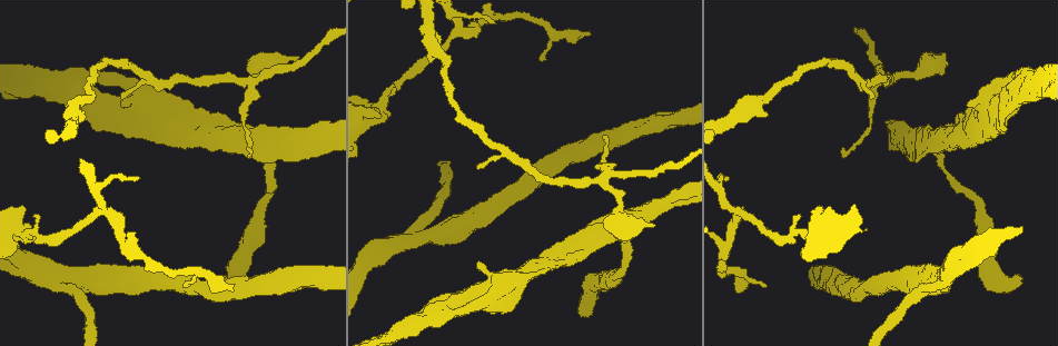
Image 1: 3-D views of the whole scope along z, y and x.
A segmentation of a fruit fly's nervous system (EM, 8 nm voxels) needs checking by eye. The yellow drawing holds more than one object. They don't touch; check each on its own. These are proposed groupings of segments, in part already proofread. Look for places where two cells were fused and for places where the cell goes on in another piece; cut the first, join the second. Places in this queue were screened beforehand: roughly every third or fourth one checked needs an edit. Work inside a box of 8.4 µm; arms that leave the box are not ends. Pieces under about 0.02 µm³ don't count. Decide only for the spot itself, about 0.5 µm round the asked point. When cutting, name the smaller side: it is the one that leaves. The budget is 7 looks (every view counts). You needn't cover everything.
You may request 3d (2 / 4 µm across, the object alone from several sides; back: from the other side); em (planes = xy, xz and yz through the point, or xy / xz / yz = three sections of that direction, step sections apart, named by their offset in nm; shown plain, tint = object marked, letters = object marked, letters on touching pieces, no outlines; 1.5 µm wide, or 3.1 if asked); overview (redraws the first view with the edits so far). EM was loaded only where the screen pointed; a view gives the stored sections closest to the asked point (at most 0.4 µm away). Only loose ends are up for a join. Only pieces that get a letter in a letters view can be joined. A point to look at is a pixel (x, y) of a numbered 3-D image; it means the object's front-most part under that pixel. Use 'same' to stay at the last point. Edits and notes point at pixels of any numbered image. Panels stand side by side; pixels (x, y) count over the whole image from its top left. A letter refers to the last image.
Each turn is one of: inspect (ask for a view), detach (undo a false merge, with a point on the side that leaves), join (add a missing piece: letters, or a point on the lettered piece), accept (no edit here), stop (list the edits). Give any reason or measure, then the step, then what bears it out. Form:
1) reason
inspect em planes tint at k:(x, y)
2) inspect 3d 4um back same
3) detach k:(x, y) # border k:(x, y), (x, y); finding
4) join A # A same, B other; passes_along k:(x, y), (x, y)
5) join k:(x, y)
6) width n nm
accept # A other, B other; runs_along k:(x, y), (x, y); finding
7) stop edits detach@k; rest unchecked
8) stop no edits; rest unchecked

thick end
inspect em planes letters at 1:(546, 270)

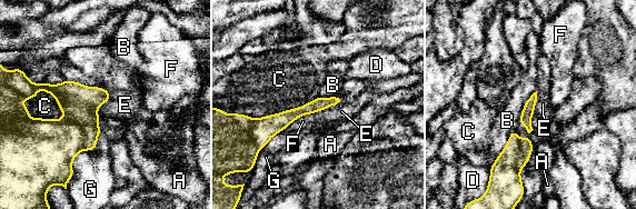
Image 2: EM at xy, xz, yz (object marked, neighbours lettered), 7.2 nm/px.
accept # A other, B other, C other, D other, E other, F other, G other; border 2:(340, 100), (335, 105), (309, 115); none of them fits

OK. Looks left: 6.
thick end
inspect 3d 4um back at 1:(1018, 277)

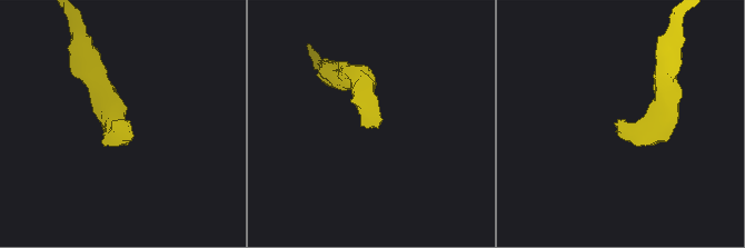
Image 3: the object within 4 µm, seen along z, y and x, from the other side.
inspect em planes tint at 3:(130, 121)

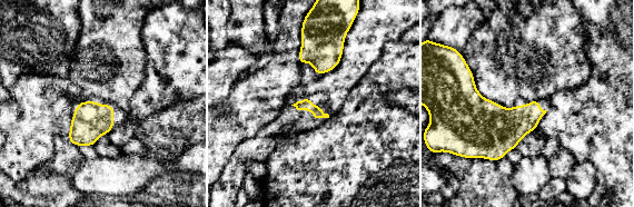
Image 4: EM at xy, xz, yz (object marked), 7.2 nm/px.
inspect em planes letters same

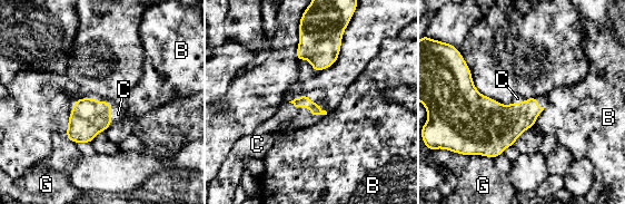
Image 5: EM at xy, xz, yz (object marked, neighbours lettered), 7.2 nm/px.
join C # B other, C same, G other; it goes on there

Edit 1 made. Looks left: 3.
stop edits join@5; rest unchecked

